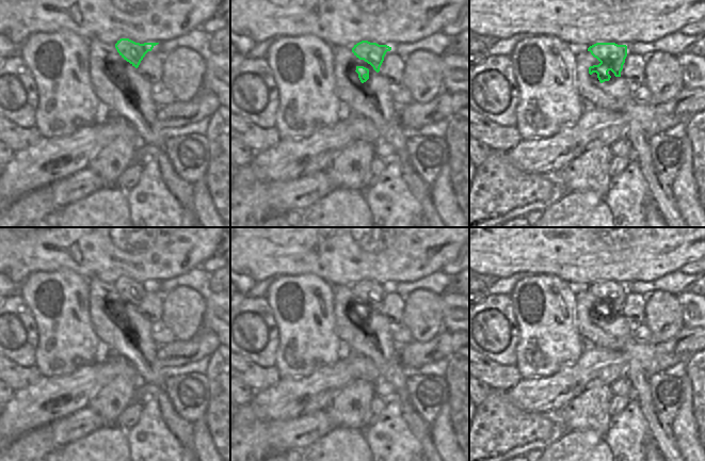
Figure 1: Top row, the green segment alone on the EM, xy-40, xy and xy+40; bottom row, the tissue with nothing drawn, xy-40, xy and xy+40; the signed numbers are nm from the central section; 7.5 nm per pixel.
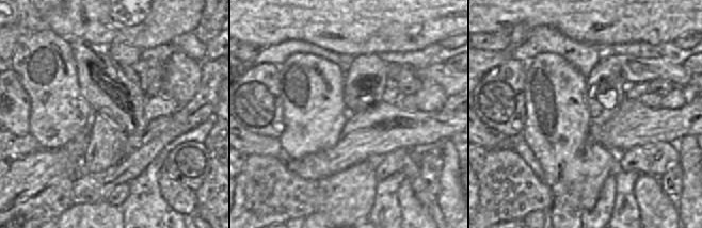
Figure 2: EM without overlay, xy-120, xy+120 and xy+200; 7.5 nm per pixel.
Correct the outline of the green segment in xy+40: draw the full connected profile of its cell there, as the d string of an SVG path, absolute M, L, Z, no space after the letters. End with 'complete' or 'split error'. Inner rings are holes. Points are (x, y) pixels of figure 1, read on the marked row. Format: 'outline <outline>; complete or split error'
outline M596 43L588 48L588 51L600 63L589 67L589 74L597 74L600 83L609 81L611 70L615 77L621 77L621 71L627 57L627 46L615 43Z; complete

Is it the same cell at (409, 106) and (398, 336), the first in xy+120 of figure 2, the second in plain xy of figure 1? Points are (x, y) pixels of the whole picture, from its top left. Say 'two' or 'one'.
one

